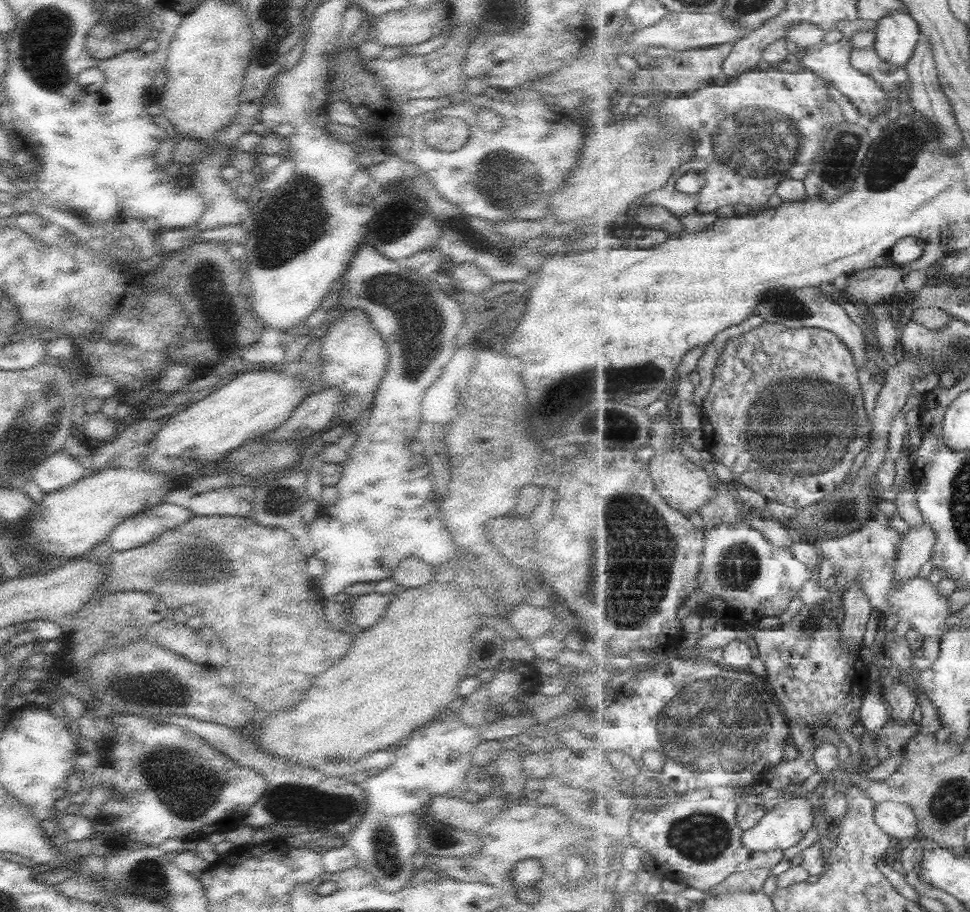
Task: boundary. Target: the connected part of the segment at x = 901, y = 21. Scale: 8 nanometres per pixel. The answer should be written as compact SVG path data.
M894 12L875 23L876 53L895 66L907 66L920 42L920 24L909 14Z

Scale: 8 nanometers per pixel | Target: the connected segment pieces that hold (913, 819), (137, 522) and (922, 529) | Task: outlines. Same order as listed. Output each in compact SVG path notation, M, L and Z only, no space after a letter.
M878 802L875 804L875 809L877 825L887 835L905 843L921 836L917 815L908 804Z
M162 502L117 524L106 541L110 542L112 552L137 548L155 540L165 530L179 528L191 515L188 508Z
M923 523L910 529L897 551L896 587L913 578L925 562L931 562L937 544L937 533Z

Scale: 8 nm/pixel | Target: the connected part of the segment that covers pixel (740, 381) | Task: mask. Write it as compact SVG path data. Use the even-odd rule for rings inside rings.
M764 322L763 325L747 335L731 339L727 344L727 349L722 354L721 360L714 368L714 381L701 406L703 411L703 448L713 454L716 465L733 469L735 481L766 499L776 500L796 510L811 506L820 500L824 500L824 496L835 492L845 484L844 482L846 482L847 476L855 464L855 458L870 444L870 436L873 435L874 427L871 426L869 414L865 412L865 406L863 406L862 383L861 370L857 360L854 360L853 350L849 350L845 342L841 341L841 338L835 334L819 328L791 328L775 322Z

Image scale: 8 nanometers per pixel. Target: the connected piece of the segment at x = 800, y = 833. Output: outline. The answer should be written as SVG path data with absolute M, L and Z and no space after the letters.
M807 795L793 799L788 797L780 799L779 803L767 812L755 827L744 832L743 843L745 848L759 853L777 849L787 850L787 848L799 844L799 840L803 840L803 836L813 828L815 816L815 808L807 800Z

